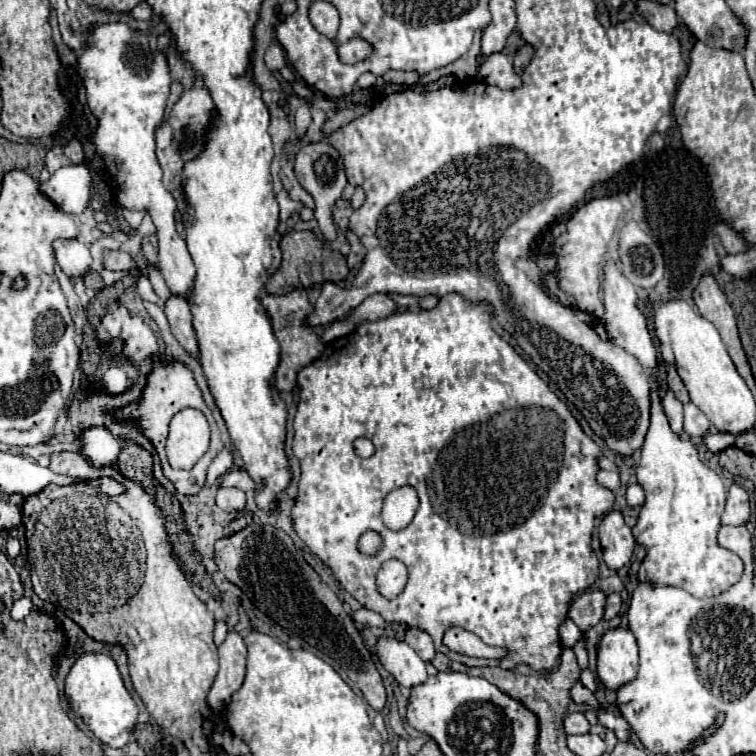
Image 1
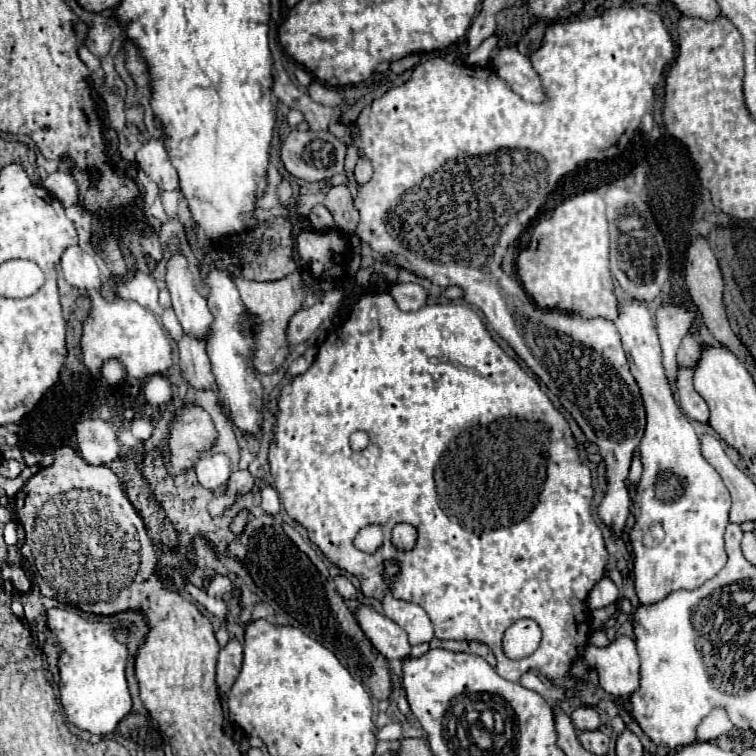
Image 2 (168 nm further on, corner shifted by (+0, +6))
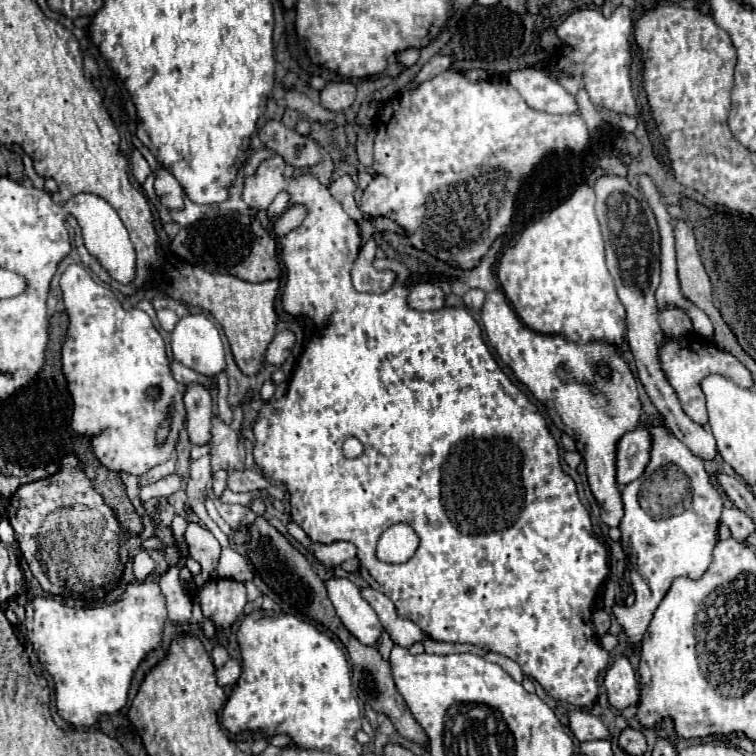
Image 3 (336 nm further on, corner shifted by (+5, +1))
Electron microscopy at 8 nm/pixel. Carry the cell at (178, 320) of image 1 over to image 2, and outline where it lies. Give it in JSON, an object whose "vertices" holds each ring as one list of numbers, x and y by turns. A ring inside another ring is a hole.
{"vertices":[[182,335,178,341,180,349,180,369,184,379,196,389,210,389,214,387,214,375,210,369,210,359,206,355,206,343,192,335]]}

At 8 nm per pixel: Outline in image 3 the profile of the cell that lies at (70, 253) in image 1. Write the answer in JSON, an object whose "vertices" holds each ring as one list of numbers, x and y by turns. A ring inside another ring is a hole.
{"vertices":[[73,264,63,272,61,290,65,312,69,314,61,364,73,398,73,434,87,436,93,454,111,472,141,476,147,470,165,464,179,442,179,432,185,422,185,386,175,382,171,374,163,336,153,326,149,314,139,308,123,310,111,288,97,284,79,264],[155,388,157,394,151,396,151,390],[175,400,177,424,173,424,167,442,157,446,155,430,165,418,167,406]]}

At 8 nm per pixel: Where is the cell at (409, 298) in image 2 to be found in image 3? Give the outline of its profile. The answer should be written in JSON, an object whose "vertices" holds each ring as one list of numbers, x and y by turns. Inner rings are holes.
{"vertices":[[419,282,409,292,409,304,415,310,441,310,445,306,445,292,431,282]]}

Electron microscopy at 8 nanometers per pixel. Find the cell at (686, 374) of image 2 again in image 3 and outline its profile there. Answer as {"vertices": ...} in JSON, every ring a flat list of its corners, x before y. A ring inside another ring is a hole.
{"vertices":[[687,334,679,340,693,340,693,342,671,342,675,338,667,336,665,338,667,342,663,342,661,346,661,362,663,362,663,370,671,382,671,386,675,388,679,400,681,400,681,406,685,410,685,414,705,426,707,424,707,408,705,408,705,394,701,390,701,380,709,374,721,374,725,376,727,380,731,380,733,384,741,386,741,388,751,388,753,386,753,374,731,354,731,352,725,352,721,348,717,348,715,344,707,344,707,342,701,342,697,340,693,334]]}

